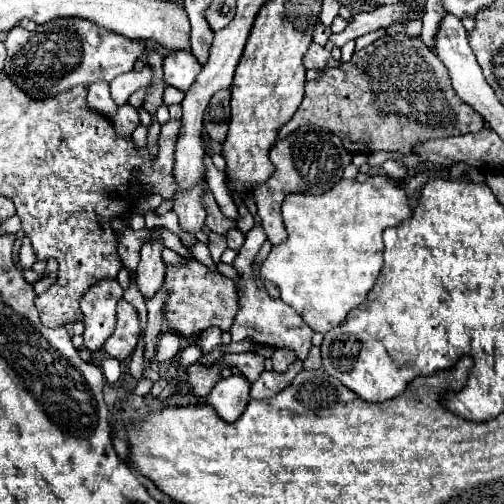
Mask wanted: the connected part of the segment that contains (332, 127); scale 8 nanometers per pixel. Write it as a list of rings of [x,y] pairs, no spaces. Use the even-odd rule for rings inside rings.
[[[404,32],[376,40],[360,52],[354,52],[350,62],[336,68],[328,68],[326,62],[328,52],[312,42],[304,54],[304,66],[318,70],[320,78],[306,84],[300,108],[292,120],[282,126],[278,136],[286,138],[300,126],[312,124],[336,134],[352,154],[378,150],[412,154],[418,142],[470,134],[484,128],[482,116],[454,94],[446,66],[438,62],[438,56],[424,42]]]

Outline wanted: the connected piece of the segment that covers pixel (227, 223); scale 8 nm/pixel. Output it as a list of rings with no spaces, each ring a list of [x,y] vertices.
[[[210,192],[204,194],[204,202],[206,202],[206,212],[208,212],[208,216],[206,216],[206,226],[208,226],[212,232],[216,232],[216,234],[220,234],[220,236],[226,236],[228,230],[236,228],[236,222],[230,220],[230,218],[226,218],[226,216],[220,212],[220,208],[218,208],[218,204],[216,204],[216,200],[214,200],[214,196],[212,196]]]

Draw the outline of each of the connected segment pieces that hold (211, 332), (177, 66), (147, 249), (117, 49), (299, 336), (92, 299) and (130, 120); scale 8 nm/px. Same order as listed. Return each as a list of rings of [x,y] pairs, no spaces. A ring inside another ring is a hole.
[[[208,328],[208,330],[204,330],[204,332],[200,334],[200,338],[198,338],[196,344],[198,344],[198,348],[202,350],[202,354],[208,354],[210,350],[214,350],[214,348],[222,342],[220,334],[222,334],[220,328]]]
[[[176,50],[164,58],[162,68],[164,68],[164,82],[186,92],[192,86],[192,82],[196,80],[202,66],[198,64],[198,60],[194,58],[192,52]]]
[[[152,238],[142,246],[142,258],[136,270],[136,286],[140,294],[150,300],[164,284],[164,260],[160,256],[164,244],[158,238]]]
[[[58,18],[54,22],[40,24],[34,32],[28,32],[22,26],[16,26],[6,36],[6,48],[8,48],[8,58],[6,58],[4,70],[12,78],[12,82],[22,90],[26,90],[32,98],[50,98],[76,84],[90,86],[96,80],[112,82],[118,74],[130,72],[136,60],[146,54],[148,46],[142,40],[128,40],[120,34],[102,30],[100,26],[94,26],[94,22],[84,22],[82,18]]]
[[[254,226],[248,234],[246,234],[246,242],[240,248],[236,260],[232,262],[232,266],[236,268],[236,272],[240,274],[240,280],[236,282],[236,290],[238,290],[238,314],[234,318],[234,324],[230,328],[230,336],[232,342],[240,342],[240,340],[250,340],[252,344],[264,344],[264,346],[272,346],[272,348],[292,348],[296,352],[296,356],[300,360],[306,358],[310,346],[312,346],[312,334],[314,330],[310,326],[306,326],[306,322],[302,320],[302,316],[292,310],[292,306],[288,306],[282,300],[272,300],[268,296],[266,290],[256,286],[254,274],[252,274],[252,260],[258,254],[258,250],[262,248],[262,244],[266,242],[266,232],[262,226]]]
[[[100,280],[94,284],[80,302],[84,316],[84,346],[92,352],[102,350],[106,338],[116,326],[116,304],[122,298],[122,288],[116,280]]]
[[[124,104],[118,108],[118,112],[112,116],[112,122],[114,122],[114,128],[118,134],[122,136],[130,136],[136,126],[140,124],[140,116],[138,116],[138,110],[130,104]]]

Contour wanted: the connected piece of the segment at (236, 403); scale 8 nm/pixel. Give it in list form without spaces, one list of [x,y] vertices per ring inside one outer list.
[[[244,376],[222,378],[210,392],[208,404],[226,422],[236,422],[250,400],[250,382]]]

